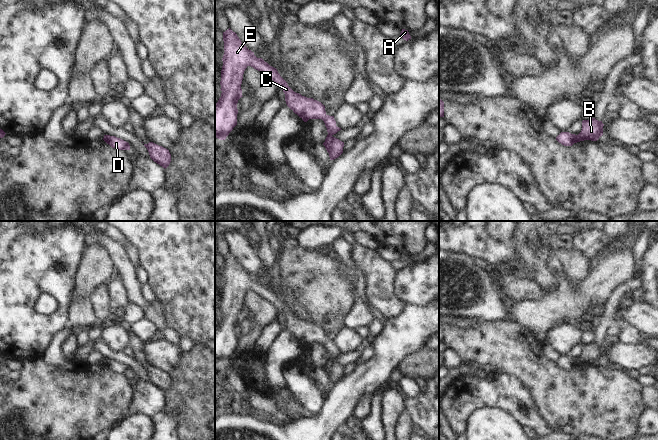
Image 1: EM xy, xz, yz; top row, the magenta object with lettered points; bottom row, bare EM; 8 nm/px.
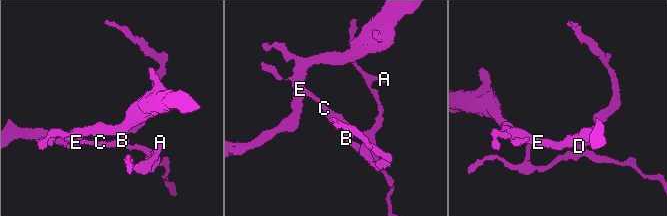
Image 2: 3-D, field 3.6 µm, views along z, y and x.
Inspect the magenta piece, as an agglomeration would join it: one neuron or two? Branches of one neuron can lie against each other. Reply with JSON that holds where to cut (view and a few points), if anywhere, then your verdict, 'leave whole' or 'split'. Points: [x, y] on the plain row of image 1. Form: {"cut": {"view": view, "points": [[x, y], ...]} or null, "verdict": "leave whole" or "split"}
{"cut": {"view": "yz", "points": [[576, 359], [579, 365]]}, "verdict": "split"}

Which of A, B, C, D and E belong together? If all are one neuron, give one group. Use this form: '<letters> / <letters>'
A C D E / B

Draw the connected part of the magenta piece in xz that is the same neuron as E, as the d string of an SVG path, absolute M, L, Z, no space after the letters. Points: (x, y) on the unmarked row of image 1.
M230 252L223 256L223 265L225 276L220 305L222 317L215 328L215 362L225 364L237 349L237 327L243 321L241 308L248 290L273 304L276 310L283 314L287 330L304 346L309 343L322 343L330 359L341 354L336 350L334 340L326 338L325 330L321 326L294 316L277 293L262 282L257 282Z

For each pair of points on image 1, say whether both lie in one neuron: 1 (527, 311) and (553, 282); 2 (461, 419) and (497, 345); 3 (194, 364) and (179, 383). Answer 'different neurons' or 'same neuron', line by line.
1: different neurons
2: different neurons
3: same neuron

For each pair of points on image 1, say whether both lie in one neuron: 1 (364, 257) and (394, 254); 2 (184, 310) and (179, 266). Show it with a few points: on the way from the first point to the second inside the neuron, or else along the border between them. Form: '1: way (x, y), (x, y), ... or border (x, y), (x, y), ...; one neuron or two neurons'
1: border (374, 250), (389, 262); two neurons
2: way (184, 299), (184, 277); one neuron

